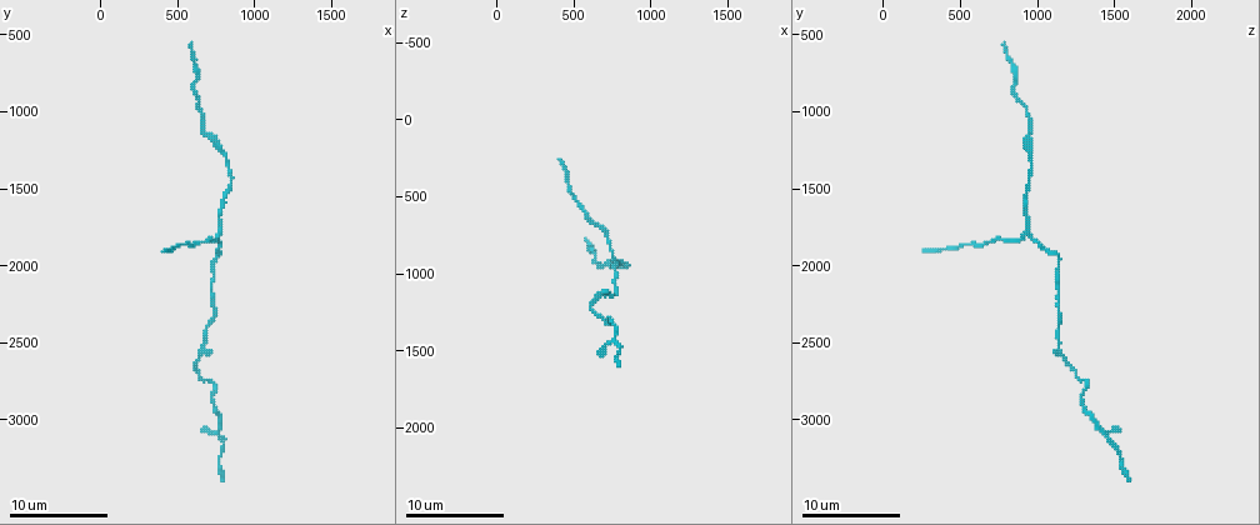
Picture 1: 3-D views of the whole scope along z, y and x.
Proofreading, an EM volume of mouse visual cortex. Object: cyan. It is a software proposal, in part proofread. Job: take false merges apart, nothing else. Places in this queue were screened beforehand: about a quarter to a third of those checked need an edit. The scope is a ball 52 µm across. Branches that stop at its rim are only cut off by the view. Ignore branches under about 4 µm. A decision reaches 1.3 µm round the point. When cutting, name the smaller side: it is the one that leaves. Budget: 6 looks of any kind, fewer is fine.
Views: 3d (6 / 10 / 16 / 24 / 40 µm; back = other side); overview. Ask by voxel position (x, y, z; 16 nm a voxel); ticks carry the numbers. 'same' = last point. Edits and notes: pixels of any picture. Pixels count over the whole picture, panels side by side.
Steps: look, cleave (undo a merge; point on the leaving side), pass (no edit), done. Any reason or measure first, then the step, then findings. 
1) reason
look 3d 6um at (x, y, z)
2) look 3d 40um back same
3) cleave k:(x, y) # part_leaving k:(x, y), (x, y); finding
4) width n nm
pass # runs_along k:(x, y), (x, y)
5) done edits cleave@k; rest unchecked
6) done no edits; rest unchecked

abrupt turn
look 3d 10um at (720, 2760, 1320)

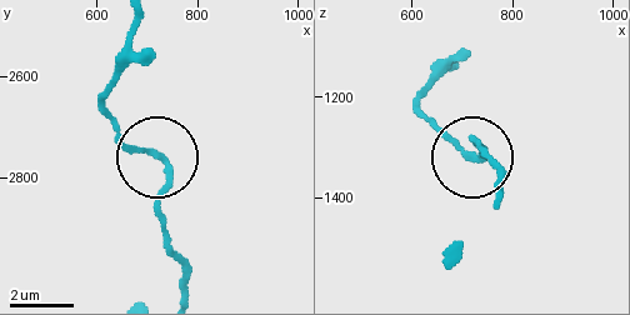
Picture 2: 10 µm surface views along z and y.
pass # runs_along 2:(138, 26), (106, 108), (125, 140), (163, 164), (163, 226); all the same cell

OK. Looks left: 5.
calibre changes
look 3d 16um at (800, 1280, 940)

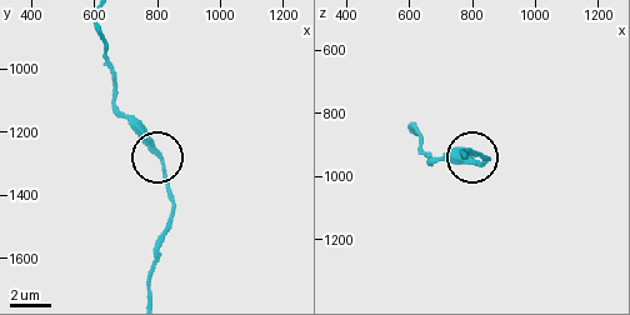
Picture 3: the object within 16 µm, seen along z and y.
pass # runs_along 3:(146, 290), (173, 194), (155, 149), (114, 105); one cell here

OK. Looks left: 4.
branch point
look 3d 6um at (760, 1780, 920)

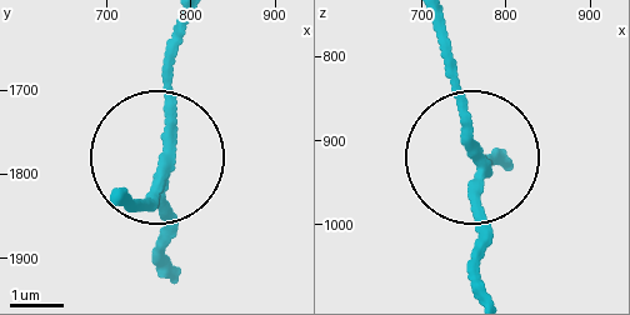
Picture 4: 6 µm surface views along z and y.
look 3d 6um back at (770, 1785, 925)

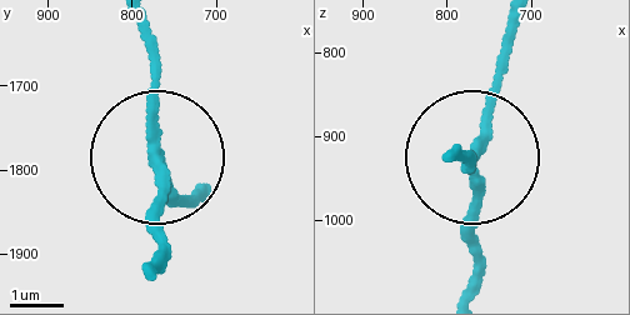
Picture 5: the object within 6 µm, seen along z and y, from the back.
side_arm 13 um
pass # runs_along 5:(159, 275), (159, 164), (185, 208); one cell here

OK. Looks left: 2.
done no edits; rest unchecked

